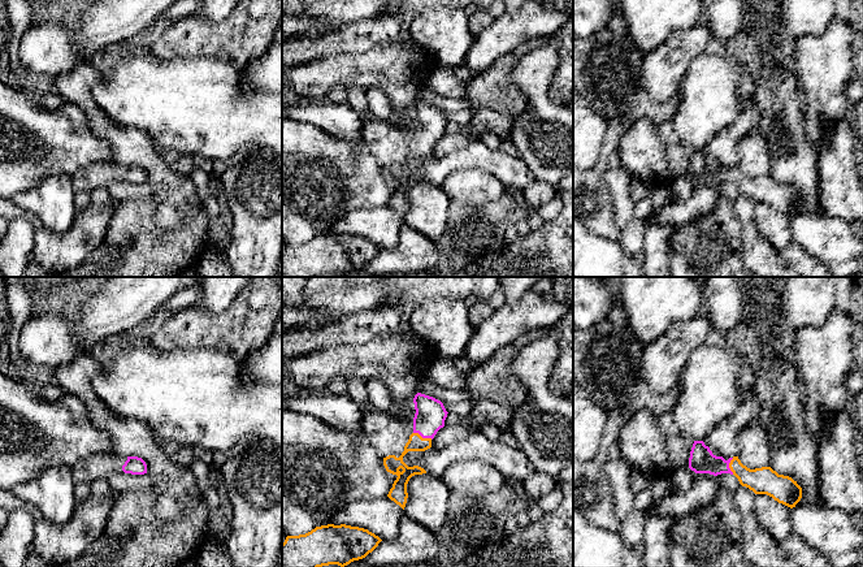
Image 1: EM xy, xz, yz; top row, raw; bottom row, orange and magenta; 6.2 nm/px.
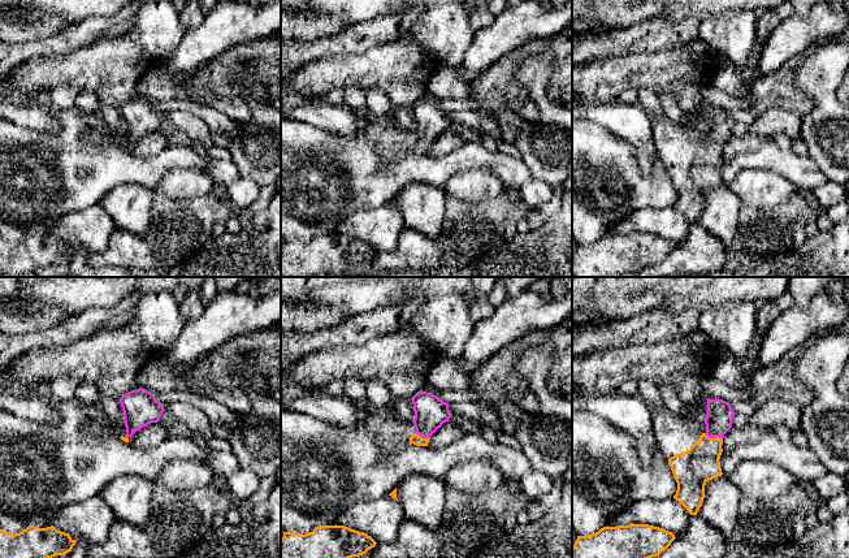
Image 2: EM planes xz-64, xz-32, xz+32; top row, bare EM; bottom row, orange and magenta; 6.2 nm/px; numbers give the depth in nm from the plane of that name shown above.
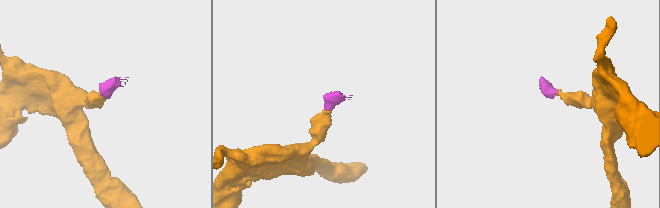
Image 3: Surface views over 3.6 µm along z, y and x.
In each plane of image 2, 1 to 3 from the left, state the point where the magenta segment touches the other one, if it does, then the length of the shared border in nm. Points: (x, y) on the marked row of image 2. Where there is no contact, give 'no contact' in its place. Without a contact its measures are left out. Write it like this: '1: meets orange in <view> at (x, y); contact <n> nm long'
1: meets orange in xz-64 at (125, 437); contact 30 nm long
2: meets orange in xz-32 at (421, 437); contact 100 nm long
3: meets orange in xz+32 at (715, 437); contact 120 nm long

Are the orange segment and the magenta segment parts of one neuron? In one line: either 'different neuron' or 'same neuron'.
same neuron

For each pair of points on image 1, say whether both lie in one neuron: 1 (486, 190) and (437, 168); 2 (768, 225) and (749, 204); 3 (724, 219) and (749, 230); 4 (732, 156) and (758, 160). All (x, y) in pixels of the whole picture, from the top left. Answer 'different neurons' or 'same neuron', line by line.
1: different neurons
2: different neurons
3: different neurons
4: different neurons

